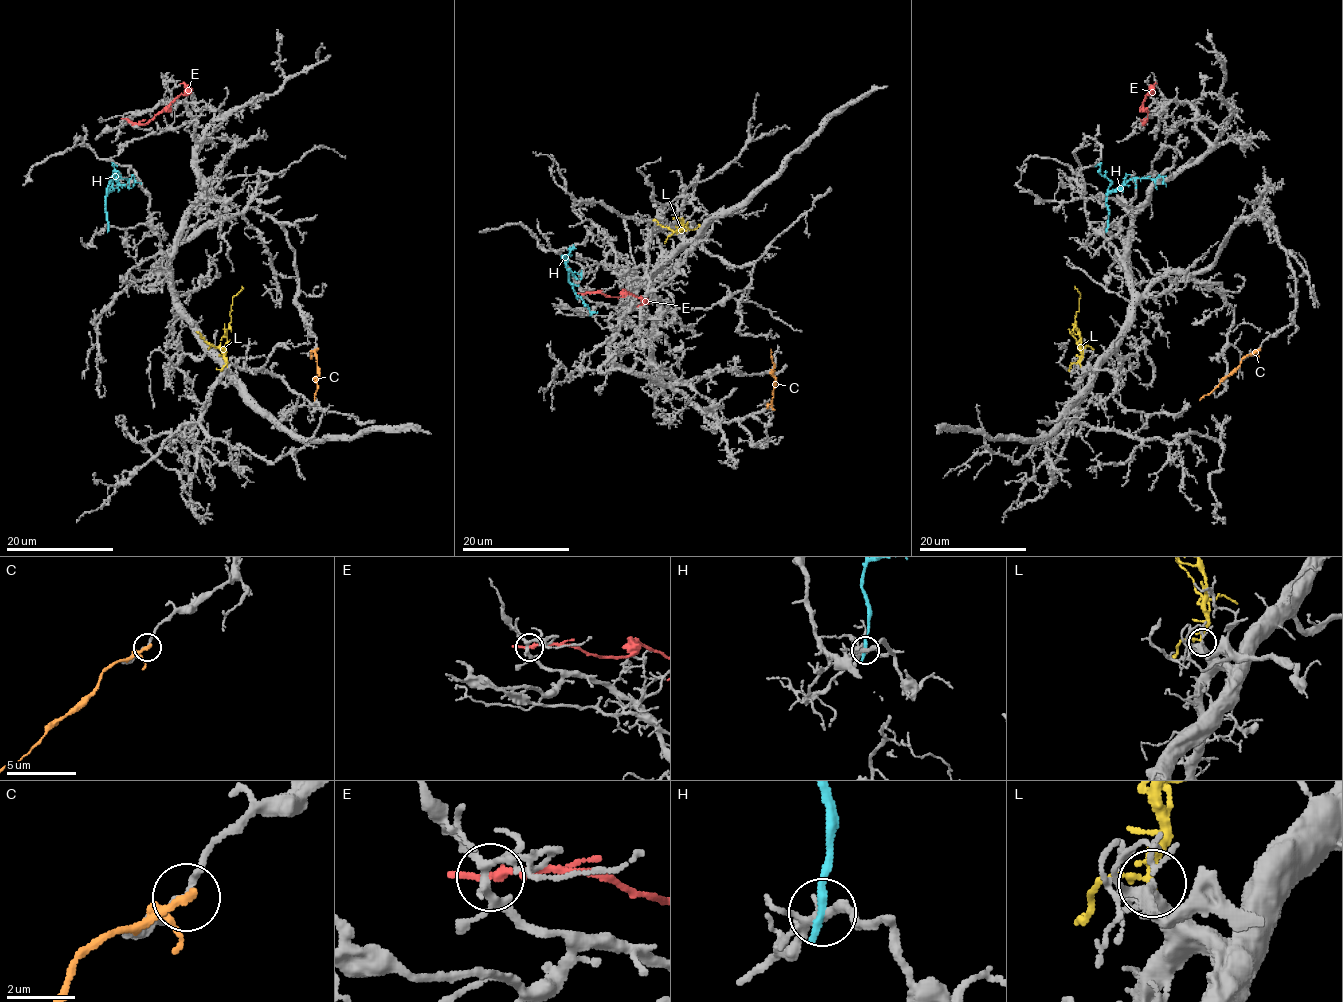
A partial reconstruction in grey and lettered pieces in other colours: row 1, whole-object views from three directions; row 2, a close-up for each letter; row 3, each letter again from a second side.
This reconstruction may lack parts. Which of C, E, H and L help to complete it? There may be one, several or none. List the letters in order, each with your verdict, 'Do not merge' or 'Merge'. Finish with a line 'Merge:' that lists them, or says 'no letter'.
C: Do not merge
E: Do not merge
H: Do not merge
L: Merge
Merge: L

